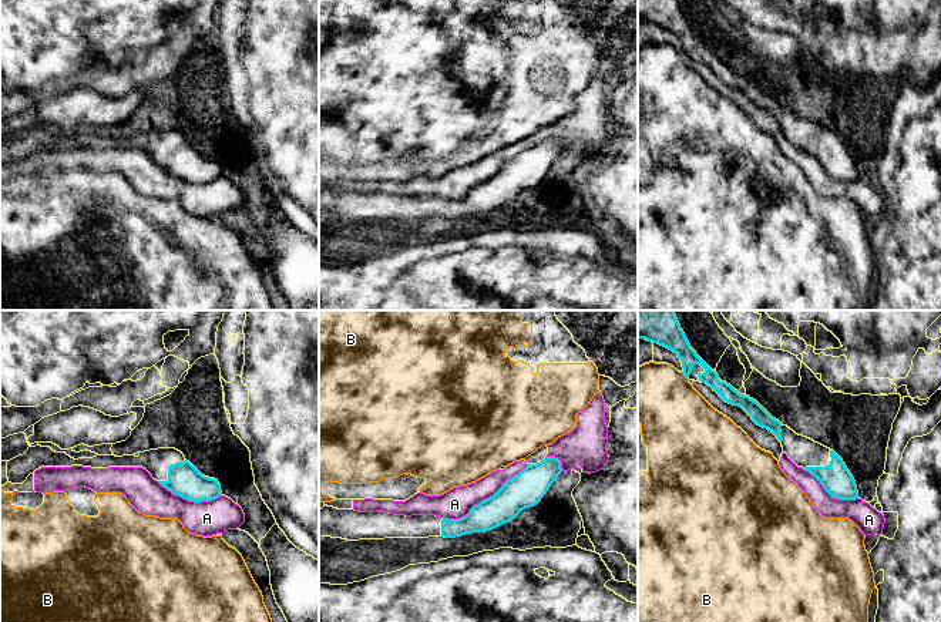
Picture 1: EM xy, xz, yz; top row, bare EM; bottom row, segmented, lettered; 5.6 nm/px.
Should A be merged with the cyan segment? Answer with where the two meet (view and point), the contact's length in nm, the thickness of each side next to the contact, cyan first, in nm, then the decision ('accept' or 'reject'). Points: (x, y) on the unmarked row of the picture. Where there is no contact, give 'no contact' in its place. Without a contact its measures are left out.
xz (484, 181) | 550 nm | 200/170 nm | reject

